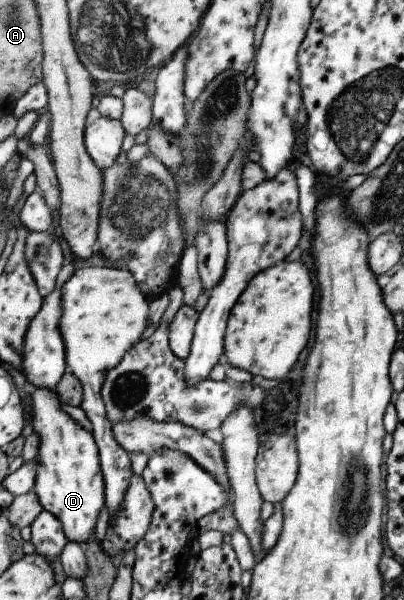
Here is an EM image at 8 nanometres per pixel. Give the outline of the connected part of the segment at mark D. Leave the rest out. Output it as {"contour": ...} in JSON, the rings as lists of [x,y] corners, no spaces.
{"contour":[[[28,386],[31,394],[31,423],[39,435],[35,485],[42,508],[57,517],[68,541],[84,545],[93,537],[97,519],[105,507],[104,479],[93,434],[63,411],[56,391]]]}

